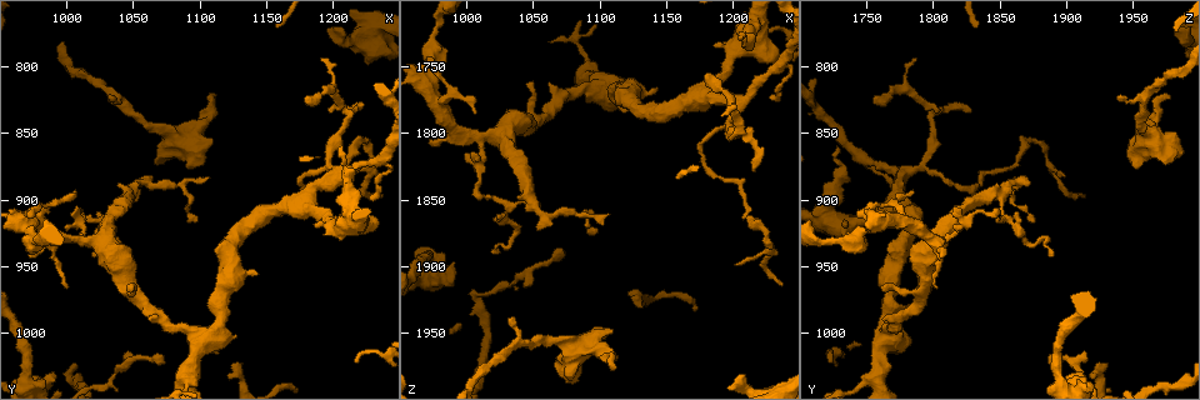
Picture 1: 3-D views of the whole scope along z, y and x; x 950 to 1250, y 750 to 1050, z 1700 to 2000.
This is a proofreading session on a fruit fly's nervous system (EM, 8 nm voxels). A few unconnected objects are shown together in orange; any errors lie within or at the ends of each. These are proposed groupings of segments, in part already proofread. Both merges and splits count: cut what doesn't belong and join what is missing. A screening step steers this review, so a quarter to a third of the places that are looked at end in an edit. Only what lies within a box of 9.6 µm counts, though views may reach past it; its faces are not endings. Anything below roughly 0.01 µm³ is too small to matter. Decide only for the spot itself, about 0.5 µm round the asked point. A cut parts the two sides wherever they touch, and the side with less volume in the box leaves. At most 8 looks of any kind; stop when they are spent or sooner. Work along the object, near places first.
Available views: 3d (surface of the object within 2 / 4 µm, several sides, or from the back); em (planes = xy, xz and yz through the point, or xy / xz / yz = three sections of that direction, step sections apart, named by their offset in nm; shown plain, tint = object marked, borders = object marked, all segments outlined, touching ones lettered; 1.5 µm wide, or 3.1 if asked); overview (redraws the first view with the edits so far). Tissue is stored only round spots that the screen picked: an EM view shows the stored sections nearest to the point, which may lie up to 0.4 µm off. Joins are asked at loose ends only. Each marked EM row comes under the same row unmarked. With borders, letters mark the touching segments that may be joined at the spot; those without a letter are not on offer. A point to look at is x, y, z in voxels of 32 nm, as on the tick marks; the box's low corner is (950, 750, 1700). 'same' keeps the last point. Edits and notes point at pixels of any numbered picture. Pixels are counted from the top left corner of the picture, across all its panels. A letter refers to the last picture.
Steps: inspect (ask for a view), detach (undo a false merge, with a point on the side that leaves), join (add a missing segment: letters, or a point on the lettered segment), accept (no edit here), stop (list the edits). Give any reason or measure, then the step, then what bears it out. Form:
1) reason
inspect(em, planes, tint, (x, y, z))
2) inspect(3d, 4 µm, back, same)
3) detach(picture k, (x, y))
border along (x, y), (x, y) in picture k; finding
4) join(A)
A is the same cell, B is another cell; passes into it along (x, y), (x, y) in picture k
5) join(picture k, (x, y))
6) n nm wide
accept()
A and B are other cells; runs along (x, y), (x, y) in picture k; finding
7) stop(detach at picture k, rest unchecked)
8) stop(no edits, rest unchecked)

free end
inspect(3d, 4 µm, (1036, 824, 1936))

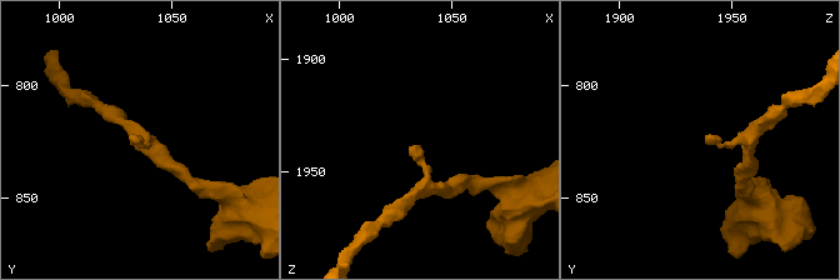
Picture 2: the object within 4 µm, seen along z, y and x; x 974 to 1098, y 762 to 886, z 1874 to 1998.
now the EM
inspect(em, xz, step 4, tint, (1036, 824, 1938))

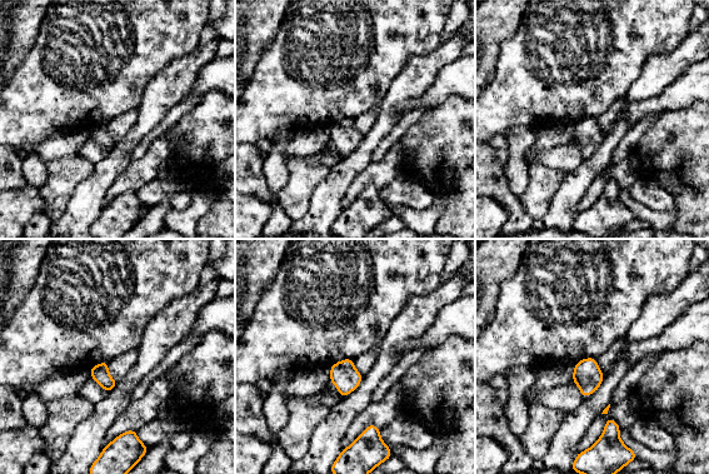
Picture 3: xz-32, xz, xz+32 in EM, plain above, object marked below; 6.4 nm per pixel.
another direction
inspect(em, planes, borders, same)

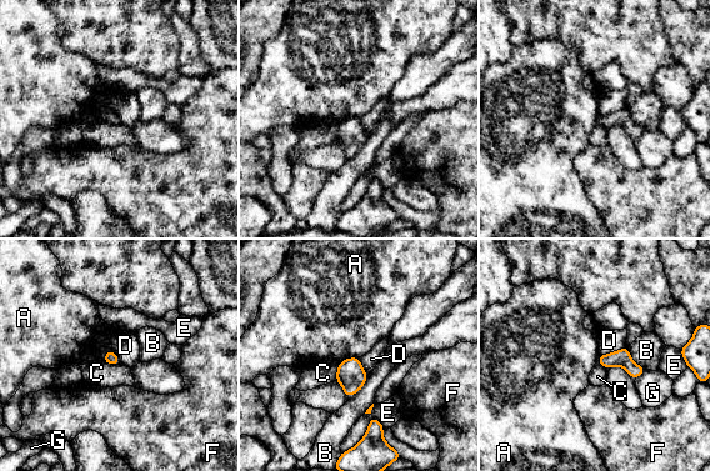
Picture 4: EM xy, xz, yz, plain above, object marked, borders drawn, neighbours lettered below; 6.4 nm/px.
accept()
A, B, C, D, E, F and G are other cells; no lettered segment goes on from it

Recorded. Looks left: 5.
thin end
inspect(em, xz, step 4, tint, (1004, 894, 1786))

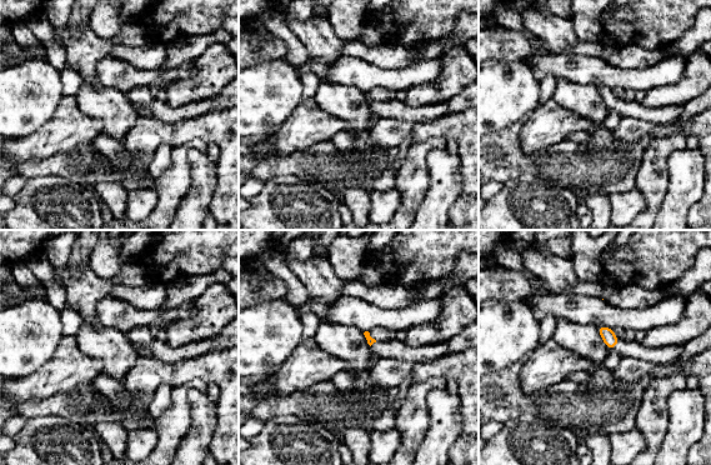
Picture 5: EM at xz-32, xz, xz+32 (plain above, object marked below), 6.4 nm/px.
inspect(em, yz, step 4, tint, same)

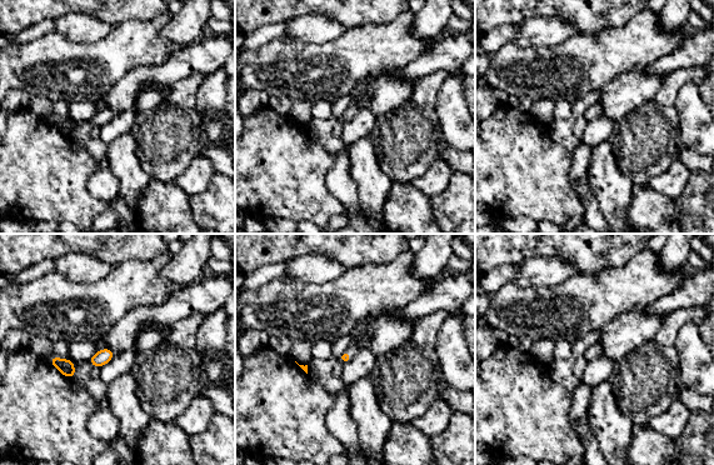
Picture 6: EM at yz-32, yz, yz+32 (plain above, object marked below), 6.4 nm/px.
what lies round it
inspect(em, yz, step 4, borders, same)

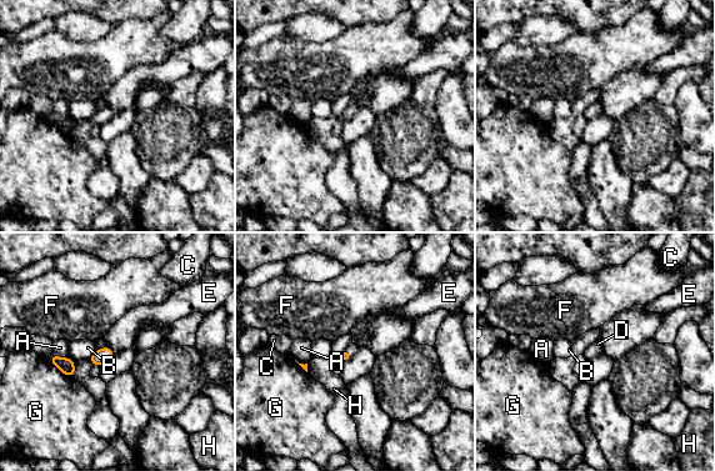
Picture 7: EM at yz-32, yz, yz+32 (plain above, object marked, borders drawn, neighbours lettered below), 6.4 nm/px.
join(D)
D is the same cell, A, B, C, E, F, G and H are other cells; passes into it along (345, 355), (349, 352), (353, 349) in picture 7; it goes on there

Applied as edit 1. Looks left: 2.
stop(join at picture 7, rest unchecked)

